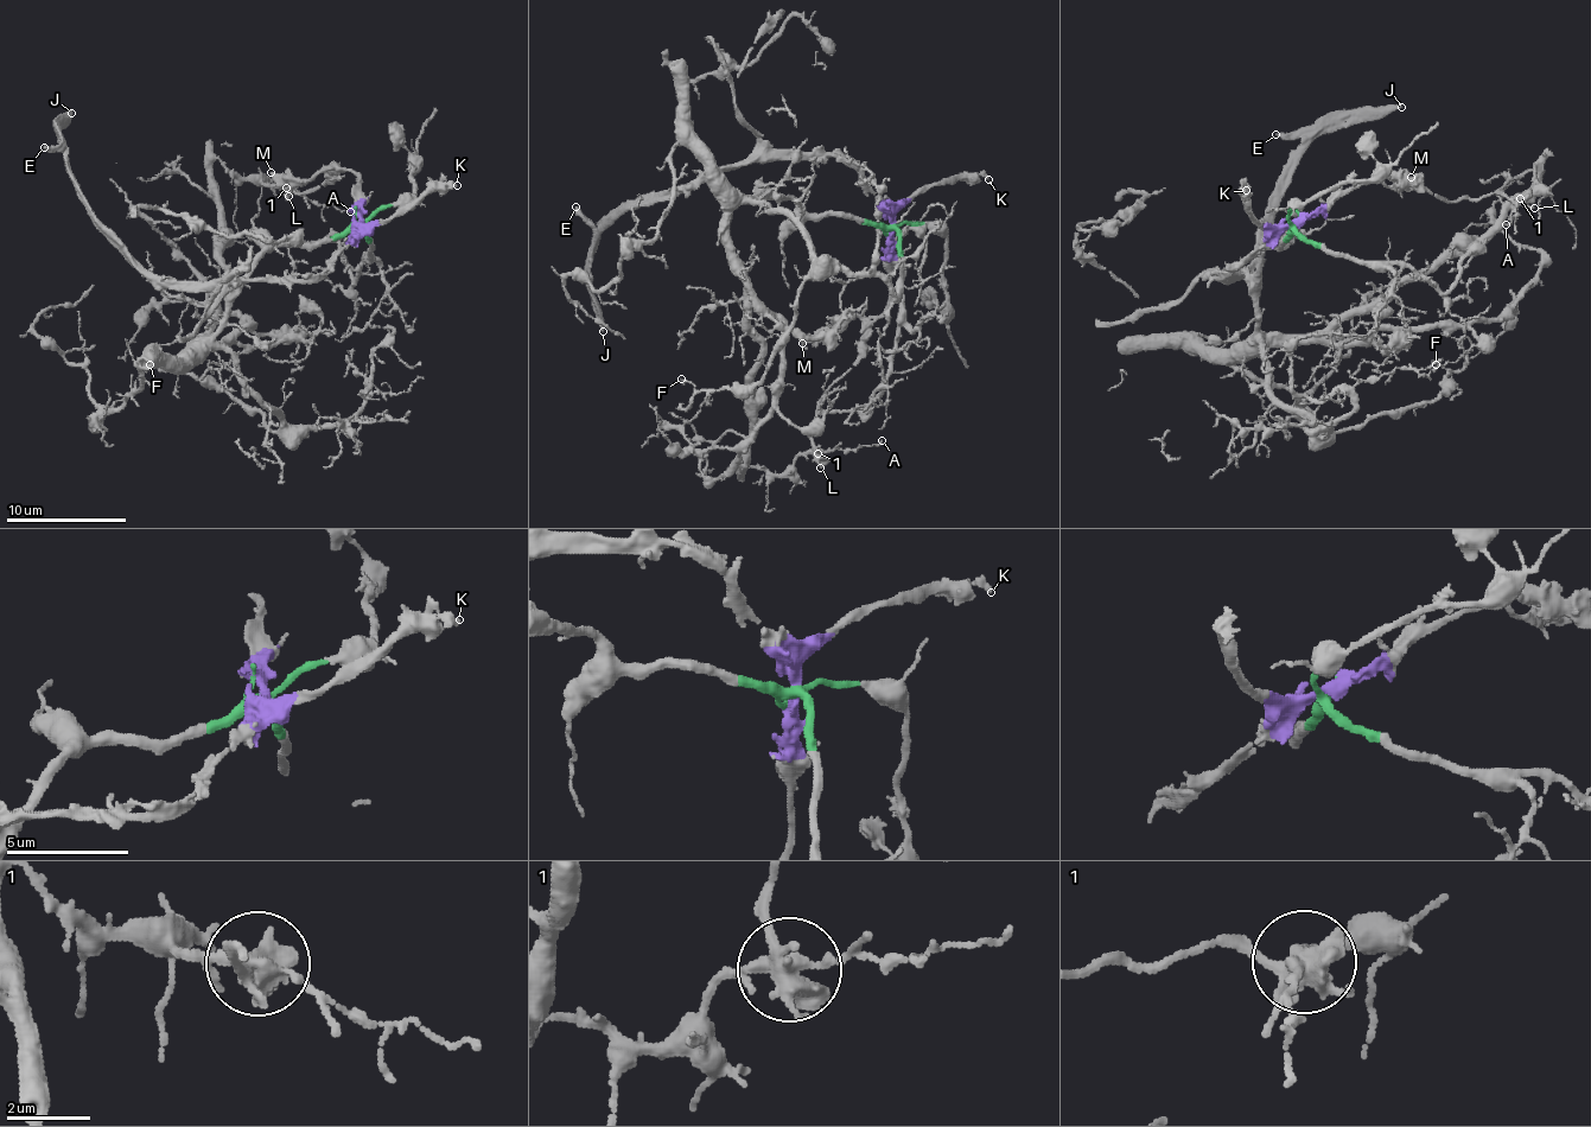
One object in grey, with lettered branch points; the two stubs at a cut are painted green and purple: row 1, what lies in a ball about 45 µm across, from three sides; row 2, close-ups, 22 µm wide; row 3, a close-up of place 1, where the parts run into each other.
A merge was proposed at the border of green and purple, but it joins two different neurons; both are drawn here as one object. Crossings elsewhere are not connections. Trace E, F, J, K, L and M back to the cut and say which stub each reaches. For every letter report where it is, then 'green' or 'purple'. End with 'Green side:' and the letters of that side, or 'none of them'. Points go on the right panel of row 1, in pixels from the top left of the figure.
E: at (1276, 134); purple
F: at (1436, 364); green
J: at (1401, 107); purple
K: at (1246, 190); purple
L: at (1534, 208); purple
M: at (1411, 177); purple
Green side: F

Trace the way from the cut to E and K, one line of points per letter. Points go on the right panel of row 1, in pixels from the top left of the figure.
E: (1294, 224), (1273, 230), (1228, 273), (1216, 275), (1253, 261), (1259, 223), (1283, 198), (1300, 140), (1277, 133)
K: (1294, 224), (1271, 228), (1249, 214), (1243, 195), (1247, 190)

